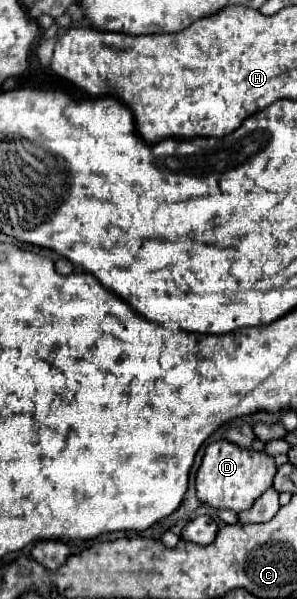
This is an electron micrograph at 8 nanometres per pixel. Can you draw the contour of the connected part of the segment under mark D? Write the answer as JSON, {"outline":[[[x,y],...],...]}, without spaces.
{"outline":[[[219,440],[215,444],[209,444],[203,456],[203,462],[197,470],[195,478],[195,490],[201,504],[207,504],[215,510],[233,510],[243,512],[251,508],[251,504],[267,490],[271,488],[271,480],[277,472],[277,466],[273,462],[273,456],[257,450],[239,448],[227,440]]]}

